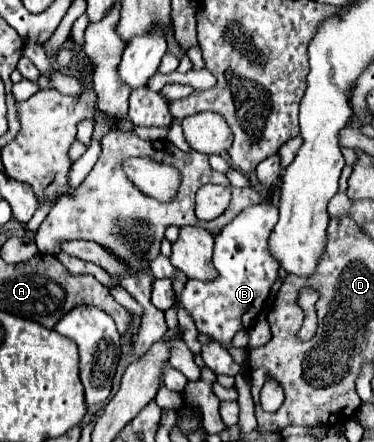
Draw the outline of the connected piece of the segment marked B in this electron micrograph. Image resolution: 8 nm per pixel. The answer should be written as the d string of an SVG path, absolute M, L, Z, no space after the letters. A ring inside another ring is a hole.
M271 202L245 208L233 222L229 222L223 228L223 232L215 236L213 260L215 260L215 268L219 270L219 276L211 282L187 280L185 284L181 304L193 314L197 330L213 338L211 344L203 346L201 358L215 374L237 376L243 370L241 364L233 362L231 354L227 352L227 346L231 344L233 334L237 330L249 328L251 320L255 322L255 318L261 314L271 284L277 278L279 262L269 252L269 236L277 220L279 220L279 212Z

